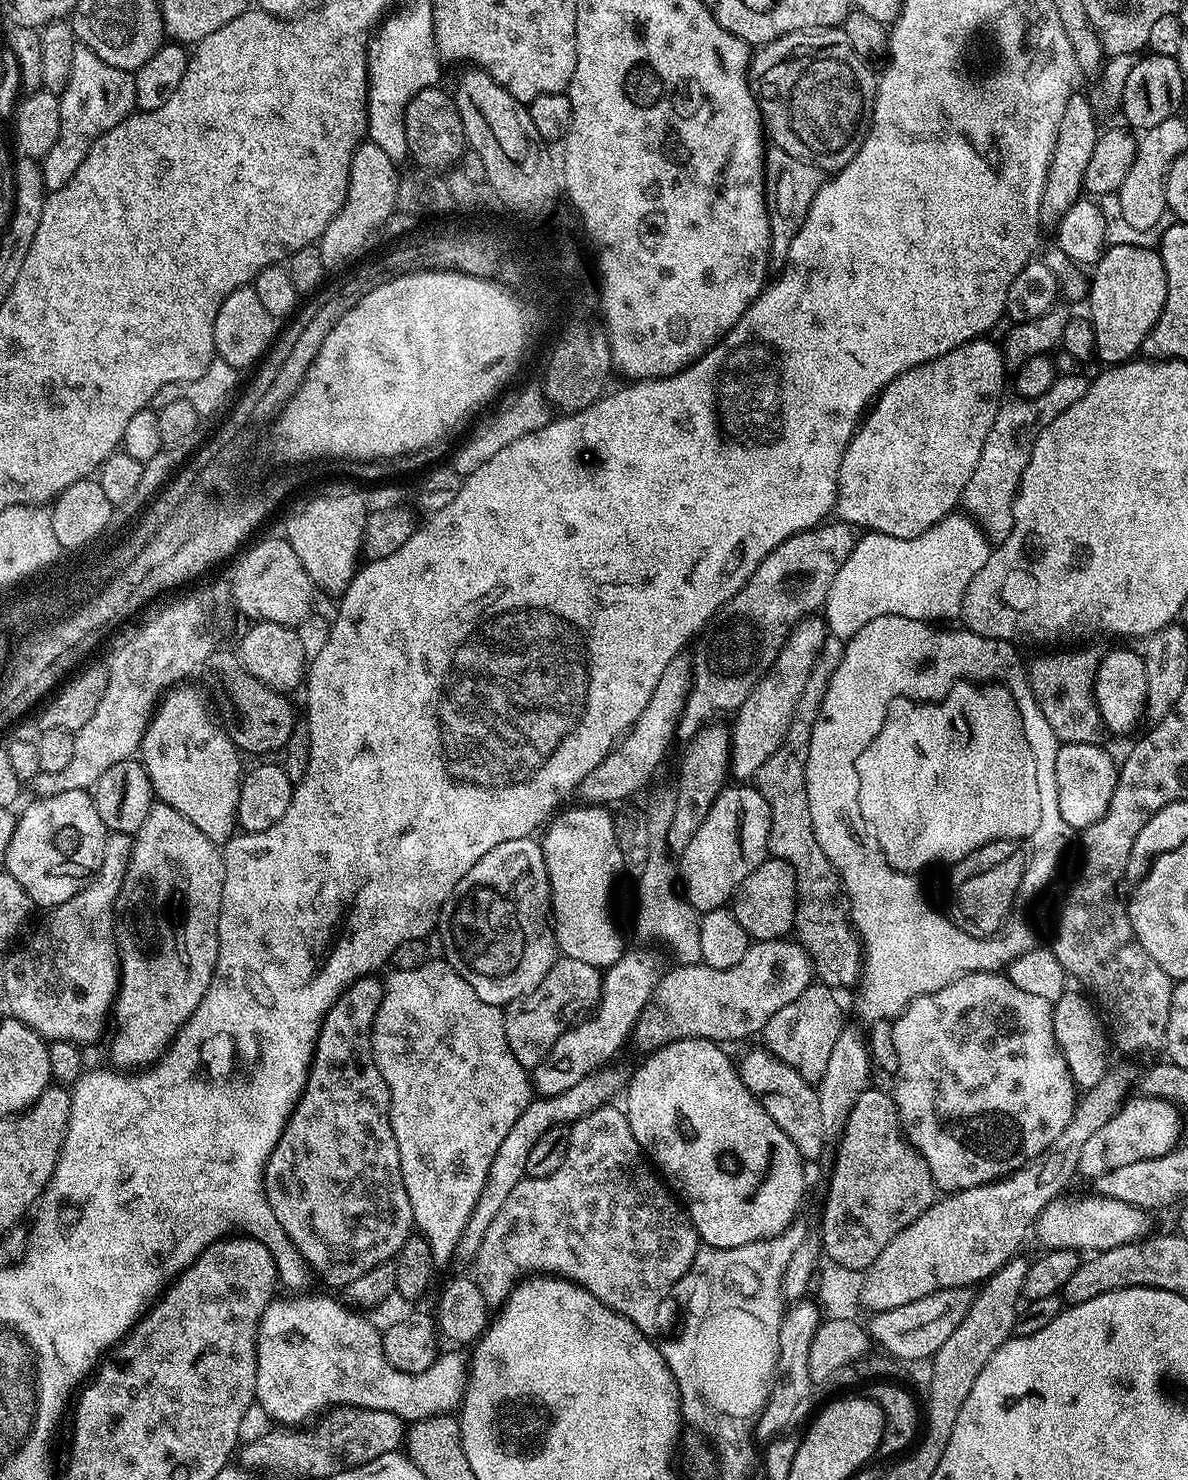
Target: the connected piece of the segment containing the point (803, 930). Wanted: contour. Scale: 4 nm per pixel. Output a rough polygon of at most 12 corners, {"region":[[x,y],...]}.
{"region":[[825,640],[755,787],[769,853],[796,871],[795,931],[819,983],[861,983],[844,882],[814,834],[806,762],[845,641]]}

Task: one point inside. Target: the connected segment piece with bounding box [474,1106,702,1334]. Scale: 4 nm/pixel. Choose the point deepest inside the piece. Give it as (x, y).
(603, 1221)

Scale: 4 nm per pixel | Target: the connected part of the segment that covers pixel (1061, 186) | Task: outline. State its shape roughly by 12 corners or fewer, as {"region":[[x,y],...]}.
{"region":[[1069,96],[1046,174],[1041,225],[1081,199],[1097,135],[1087,98]]}

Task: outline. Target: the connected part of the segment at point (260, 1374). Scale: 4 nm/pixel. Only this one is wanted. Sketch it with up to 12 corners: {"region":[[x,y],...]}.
{"region":[[334,1296],[274,1298],[255,1403],[280,1426],[329,1410],[455,1413],[469,1361],[392,1368]]}

